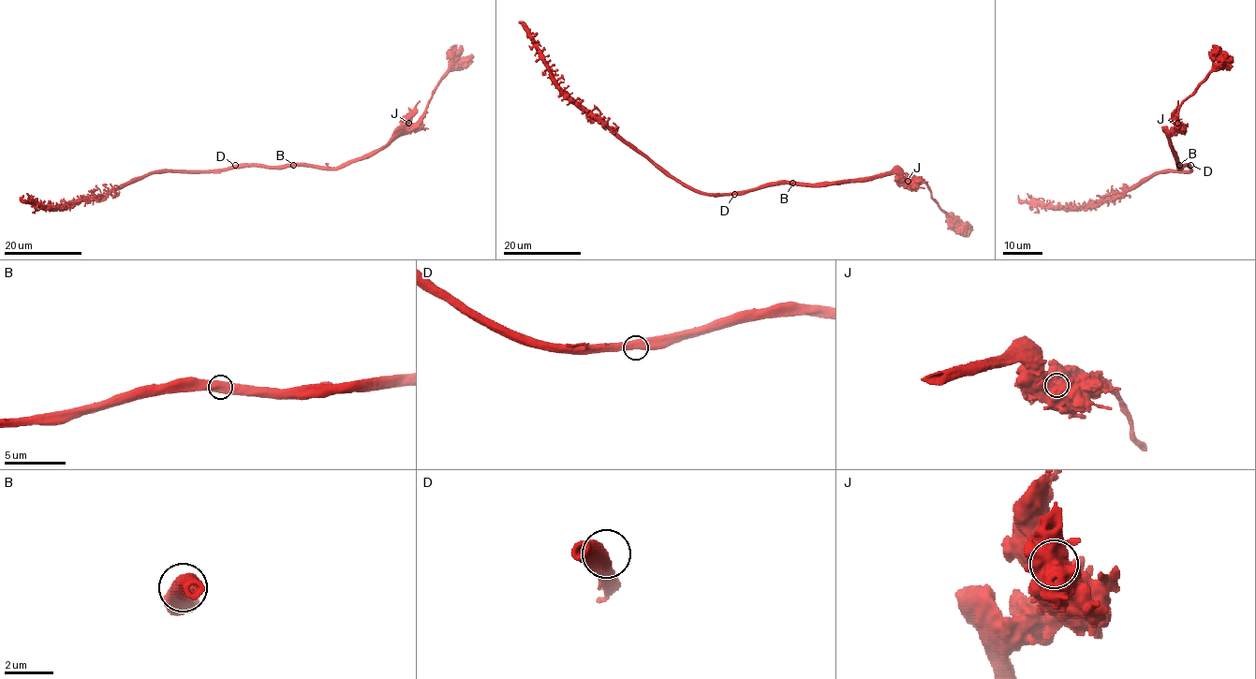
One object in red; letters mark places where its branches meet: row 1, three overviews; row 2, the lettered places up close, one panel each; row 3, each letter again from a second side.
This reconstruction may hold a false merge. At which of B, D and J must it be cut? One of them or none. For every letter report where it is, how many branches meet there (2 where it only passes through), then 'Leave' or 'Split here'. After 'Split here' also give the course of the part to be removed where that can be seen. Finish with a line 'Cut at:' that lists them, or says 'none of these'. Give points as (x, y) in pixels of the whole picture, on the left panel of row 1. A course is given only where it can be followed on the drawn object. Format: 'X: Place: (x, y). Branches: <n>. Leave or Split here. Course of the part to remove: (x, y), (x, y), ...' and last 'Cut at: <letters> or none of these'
B: Place: (293, 165). Branches: 2. Leave
D: Place: (235, 165). Branches: 2. Leave
J: Place: (408, 123). Branches: 1. Leave
Cut at: none of these

